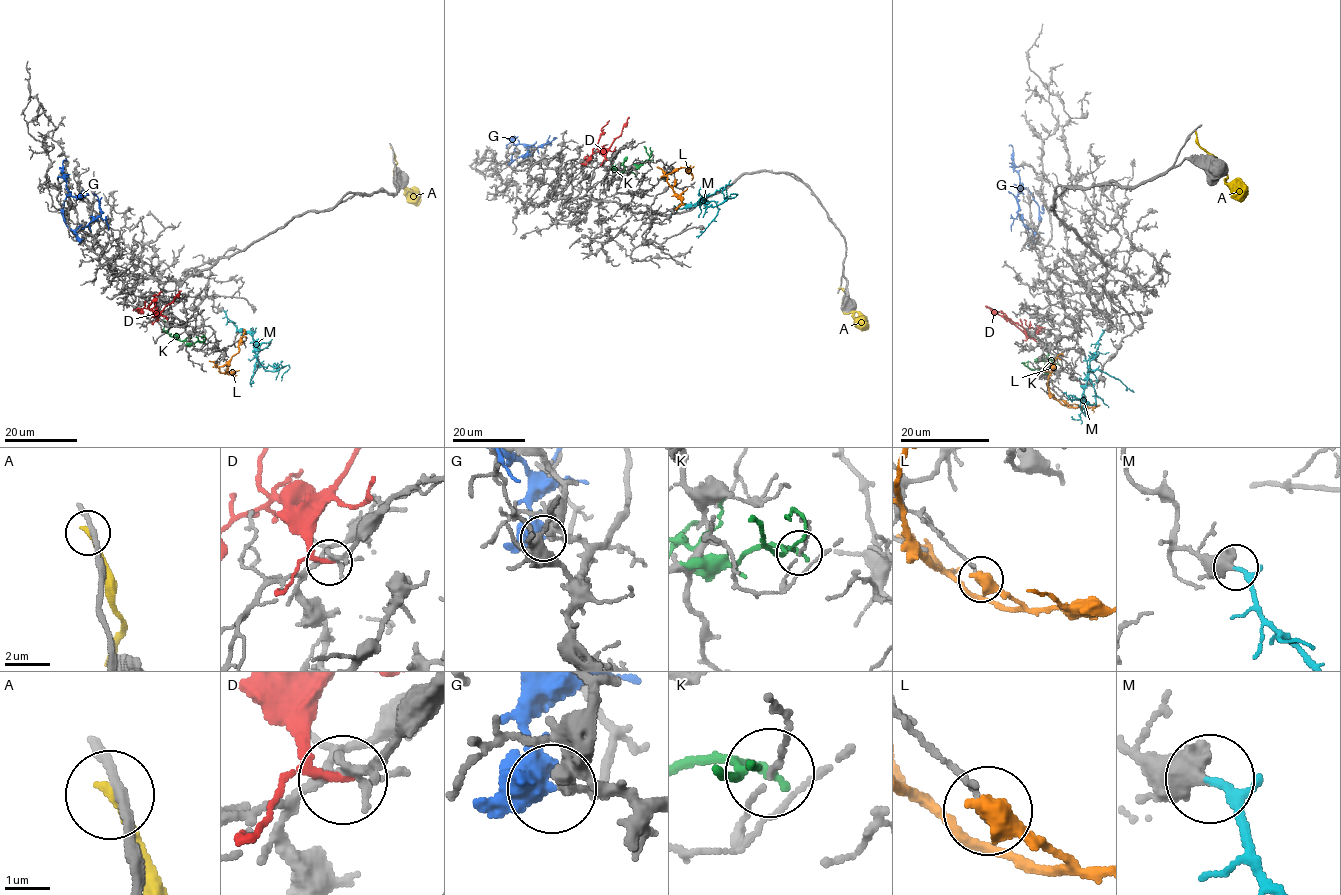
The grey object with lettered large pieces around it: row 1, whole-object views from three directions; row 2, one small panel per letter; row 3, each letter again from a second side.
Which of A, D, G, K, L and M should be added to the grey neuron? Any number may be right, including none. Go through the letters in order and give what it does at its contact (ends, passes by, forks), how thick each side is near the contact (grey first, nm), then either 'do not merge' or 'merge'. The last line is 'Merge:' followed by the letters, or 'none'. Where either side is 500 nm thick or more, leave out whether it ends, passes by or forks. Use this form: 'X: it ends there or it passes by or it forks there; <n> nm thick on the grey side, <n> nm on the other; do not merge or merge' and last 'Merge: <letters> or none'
A: it ends there; 220 nm thick on the grey side, 240 nm on the other; do not merge
D: it passes by; 220 nm thick on the grey side, 150 nm on the other; do not merge
G: it forks there; 180 nm thick on the grey side, 400 nm on the other; do not merge
K: it passes by; 100 nm thick on the grey side, 140 nm on the other; do not merge
L: 170 nm thick on the grey side, 600 nm on the other; do not merge
M: it passes by; 460 nm thick on the grey side, 150 nm on the other; merge
Merge: M

